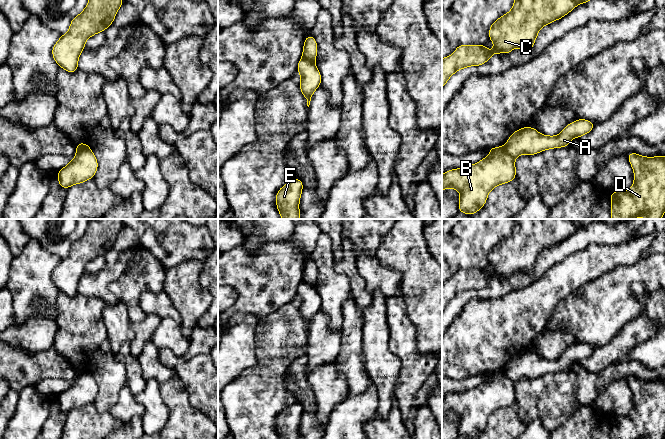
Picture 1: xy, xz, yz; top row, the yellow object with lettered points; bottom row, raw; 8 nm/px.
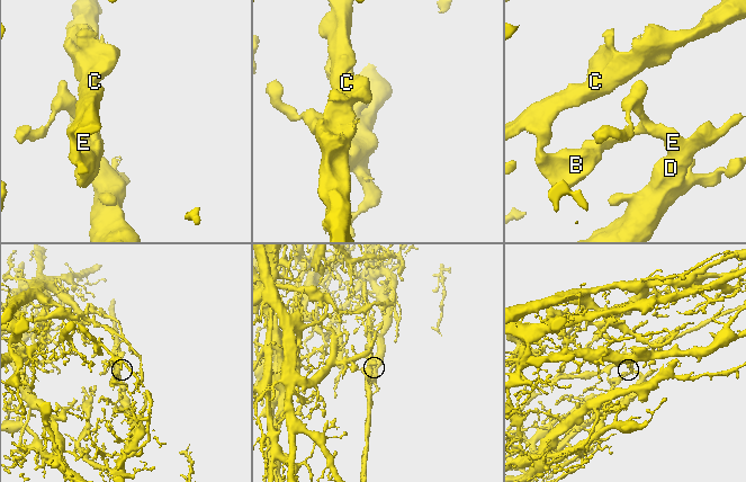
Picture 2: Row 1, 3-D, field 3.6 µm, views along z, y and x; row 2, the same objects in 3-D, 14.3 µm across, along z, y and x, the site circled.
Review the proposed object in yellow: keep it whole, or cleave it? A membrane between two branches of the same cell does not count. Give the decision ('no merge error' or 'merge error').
merge error

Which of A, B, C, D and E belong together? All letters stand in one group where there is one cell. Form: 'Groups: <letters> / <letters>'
Groups: A D E / B C

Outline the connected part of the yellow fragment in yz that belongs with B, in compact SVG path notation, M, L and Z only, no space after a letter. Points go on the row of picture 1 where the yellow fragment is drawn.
M505 146L487 150L491 155L478 163L442 175L442 190L454 188L460 193L459 212L467 215L478 212L493 188L516 178L515 160Z

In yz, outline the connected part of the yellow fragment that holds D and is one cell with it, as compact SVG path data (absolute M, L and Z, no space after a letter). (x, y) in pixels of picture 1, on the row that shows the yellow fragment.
M631 152L627 155L634 170L634 184L629 191L611 192L611 219L635 219L647 214L644 219L661 219L666 211L666 156L645 157Z

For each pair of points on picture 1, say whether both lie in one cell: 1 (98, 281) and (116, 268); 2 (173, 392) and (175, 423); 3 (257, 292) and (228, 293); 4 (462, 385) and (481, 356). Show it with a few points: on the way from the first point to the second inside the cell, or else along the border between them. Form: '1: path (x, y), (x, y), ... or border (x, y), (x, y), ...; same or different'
1: path (102, 280), (112, 271); same
2: path (175, 400), (175, 415); same
3: border (229, 285), (236, 292), (237, 298), (228, 308); different
4: border (486, 372), (452, 379); different

